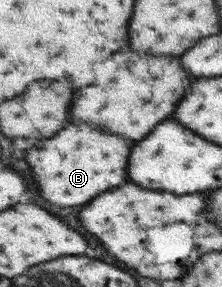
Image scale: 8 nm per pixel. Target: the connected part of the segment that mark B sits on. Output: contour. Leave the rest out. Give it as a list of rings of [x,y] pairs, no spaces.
[[[83,121],[61,129],[51,139],[35,143],[35,147],[29,149],[27,155],[33,171],[33,181],[35,185],[39,185],[41,197],[61,207],[73,207],[93,199],[103,191],[127,183],[131,147],[133,141],[127,141],[125,137],[107,133],[103,129],[95,129],[93,125]]]

